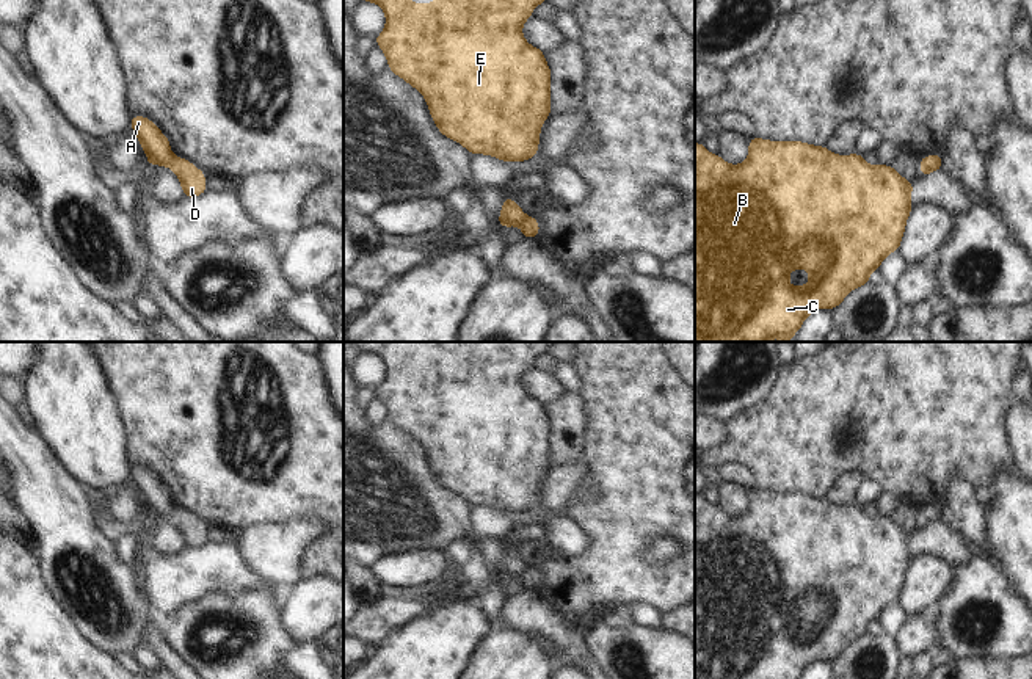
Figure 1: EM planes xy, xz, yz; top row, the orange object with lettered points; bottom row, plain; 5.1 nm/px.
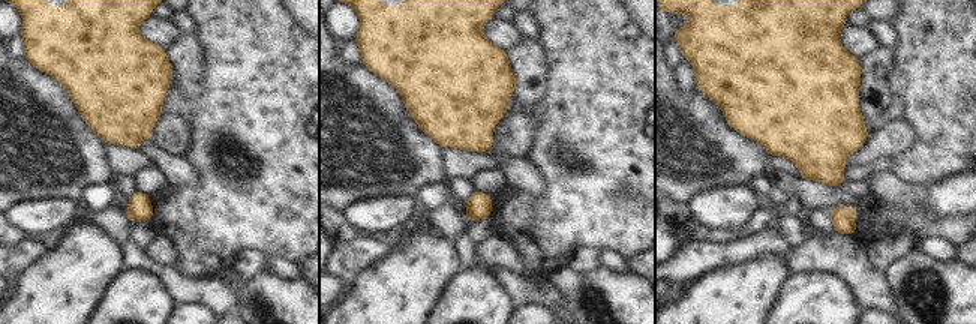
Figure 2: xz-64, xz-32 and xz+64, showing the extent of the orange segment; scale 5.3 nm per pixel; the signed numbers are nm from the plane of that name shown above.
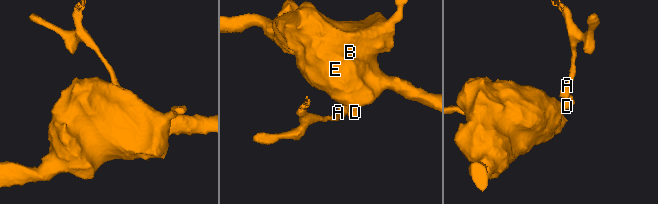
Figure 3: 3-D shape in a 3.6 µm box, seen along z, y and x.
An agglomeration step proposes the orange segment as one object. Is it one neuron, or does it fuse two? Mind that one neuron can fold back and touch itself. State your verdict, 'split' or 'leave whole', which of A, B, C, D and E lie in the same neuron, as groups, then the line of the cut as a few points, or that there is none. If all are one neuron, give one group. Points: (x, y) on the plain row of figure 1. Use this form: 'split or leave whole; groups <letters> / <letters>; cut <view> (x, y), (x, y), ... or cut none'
split; groups A / B C D E; cut xz (527, 568), (519, 577)

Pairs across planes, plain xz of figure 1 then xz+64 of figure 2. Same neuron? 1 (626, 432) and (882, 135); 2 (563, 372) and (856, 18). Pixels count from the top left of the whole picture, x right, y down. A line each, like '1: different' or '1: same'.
1: different
2: different

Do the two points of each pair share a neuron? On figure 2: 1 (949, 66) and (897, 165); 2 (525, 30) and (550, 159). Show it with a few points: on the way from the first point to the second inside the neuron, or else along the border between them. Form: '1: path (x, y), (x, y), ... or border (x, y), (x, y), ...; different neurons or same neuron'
1: path (925, 92), (925, 143), (922, 146); same neuron
2: border (531, 15), (538, 30), (537, 39); different neurons

